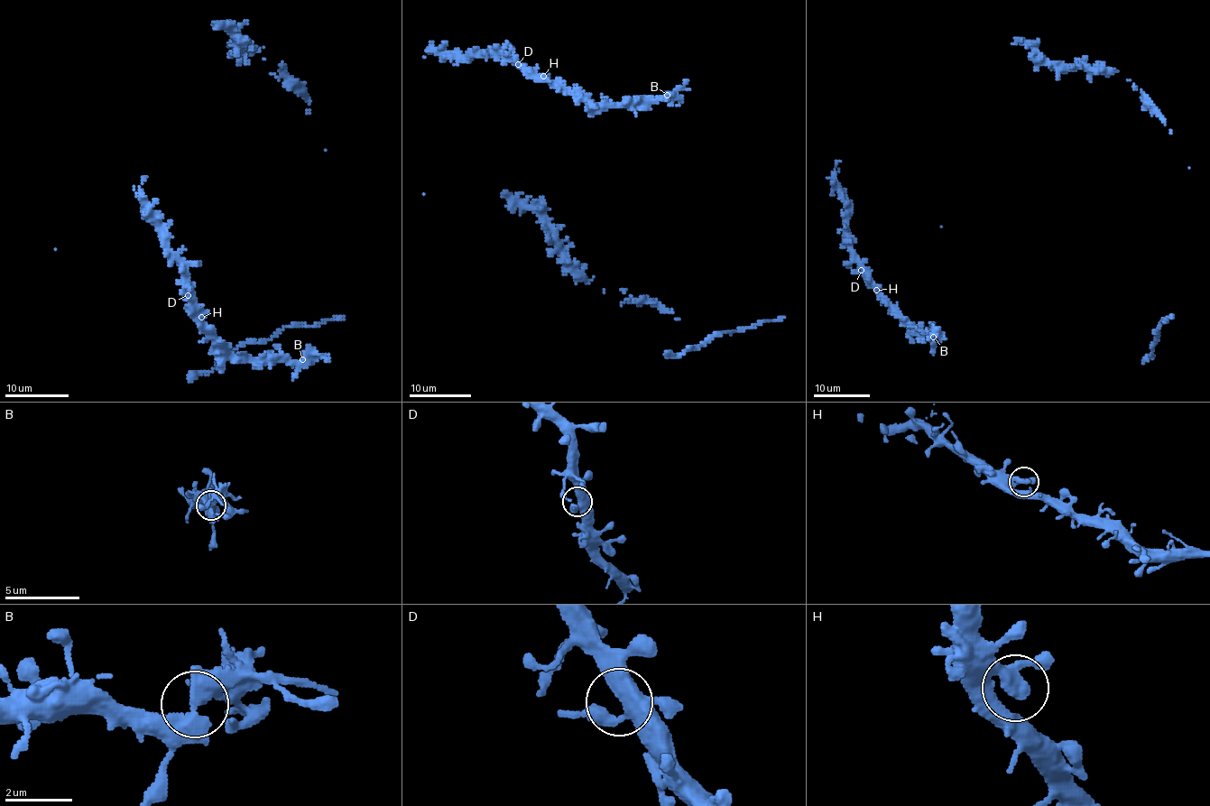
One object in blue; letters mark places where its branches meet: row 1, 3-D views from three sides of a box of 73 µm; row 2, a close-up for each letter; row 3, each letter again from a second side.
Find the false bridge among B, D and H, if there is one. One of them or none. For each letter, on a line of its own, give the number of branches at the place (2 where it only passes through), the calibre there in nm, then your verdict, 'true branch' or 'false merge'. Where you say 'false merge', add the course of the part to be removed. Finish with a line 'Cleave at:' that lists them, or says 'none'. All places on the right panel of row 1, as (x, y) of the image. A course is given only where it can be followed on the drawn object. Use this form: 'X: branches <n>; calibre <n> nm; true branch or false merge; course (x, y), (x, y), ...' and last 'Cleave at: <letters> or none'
B: branches 2; calibre 480 nm; false merge
D: branches 3; calibre 480 nm; true branch
H: branches 2; calibre 400 nm; true branch
Cleave at: B

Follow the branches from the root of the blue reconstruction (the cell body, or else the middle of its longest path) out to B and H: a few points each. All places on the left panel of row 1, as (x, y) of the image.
B: (190, 291), (192, 308), (198, 318), (221, 340), (228, 354), (255, 359), (302, 358)
H: (190, 291), (191, 303), (201, 317)

